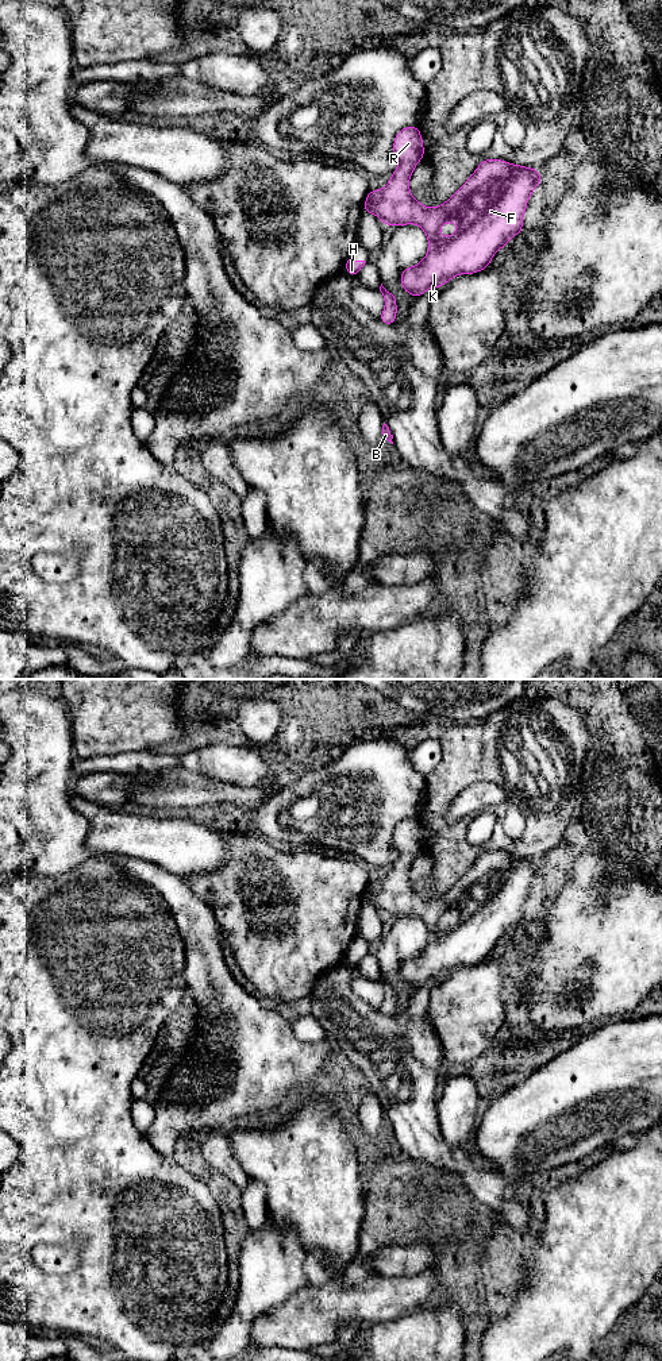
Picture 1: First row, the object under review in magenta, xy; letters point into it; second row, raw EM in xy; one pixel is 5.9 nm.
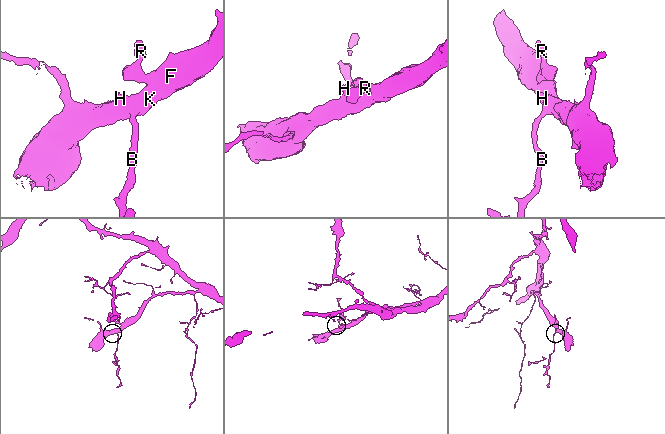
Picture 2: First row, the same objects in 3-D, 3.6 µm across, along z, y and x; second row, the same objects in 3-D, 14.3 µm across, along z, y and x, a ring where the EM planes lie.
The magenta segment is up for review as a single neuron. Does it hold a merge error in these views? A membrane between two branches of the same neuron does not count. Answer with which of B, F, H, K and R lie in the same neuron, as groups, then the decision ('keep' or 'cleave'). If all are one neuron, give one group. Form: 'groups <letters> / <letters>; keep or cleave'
groups B F H K R; keep

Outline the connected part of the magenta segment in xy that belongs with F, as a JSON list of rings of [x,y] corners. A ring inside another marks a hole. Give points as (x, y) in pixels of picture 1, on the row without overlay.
[[[404,818],[396,825],[393,845],[400,856],[382,880],[369,882],[363,903],[373,905],[388,918],[415,915],[424,922],[428,930],[426,948],[416,957],[405,959],[400,967],[407,986],[415,988],[424,986],[430,979],[439,980],[459,965],[474,965],[486,960],[496,944],[523,922],[527,894],[534,880],[542,875],[539,860],[503,851],[484,851],[447,892],[439,898],[423,898],[409,880],[412,863],[424,849],[419,818]],[[446,914],[458,917],[451,928],[442,928],[439,924]]]

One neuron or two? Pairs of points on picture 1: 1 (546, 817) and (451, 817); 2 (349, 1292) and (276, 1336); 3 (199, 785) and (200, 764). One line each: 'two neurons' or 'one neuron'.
1: two neurons
2: one neuron
3: two neurons

